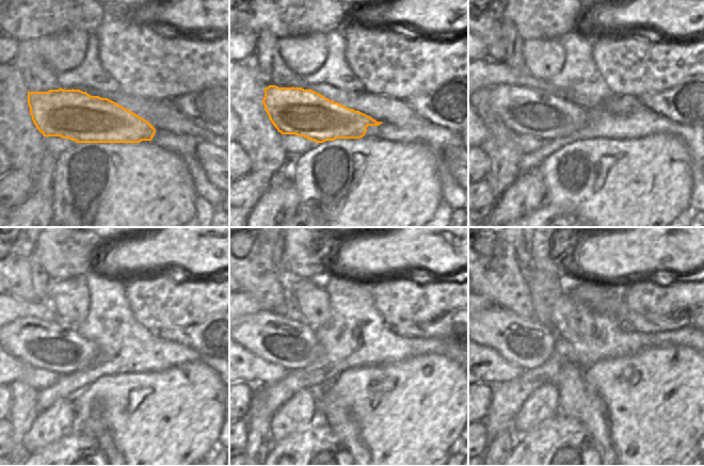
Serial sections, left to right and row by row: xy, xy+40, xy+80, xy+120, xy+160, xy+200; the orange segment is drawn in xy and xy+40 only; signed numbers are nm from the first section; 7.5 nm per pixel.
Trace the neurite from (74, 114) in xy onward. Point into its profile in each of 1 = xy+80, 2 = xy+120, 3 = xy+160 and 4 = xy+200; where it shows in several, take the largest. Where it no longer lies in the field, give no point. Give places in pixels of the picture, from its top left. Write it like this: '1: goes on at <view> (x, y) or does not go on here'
1: goes on at xy+80 (546, 115)
2: goes on at xy+120 (43, 344)
3: goes on at xy+160 (284, 339)
4: goes on at xy+200 (528, 343)

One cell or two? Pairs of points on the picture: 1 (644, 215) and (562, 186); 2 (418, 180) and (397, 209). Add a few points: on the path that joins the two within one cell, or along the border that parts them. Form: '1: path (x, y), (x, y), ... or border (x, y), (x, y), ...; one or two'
1: path (624, 195), (612, 188), (582, 188); one
2: path (411, 188), (408, 191), (408, 197), (403, 202); one

